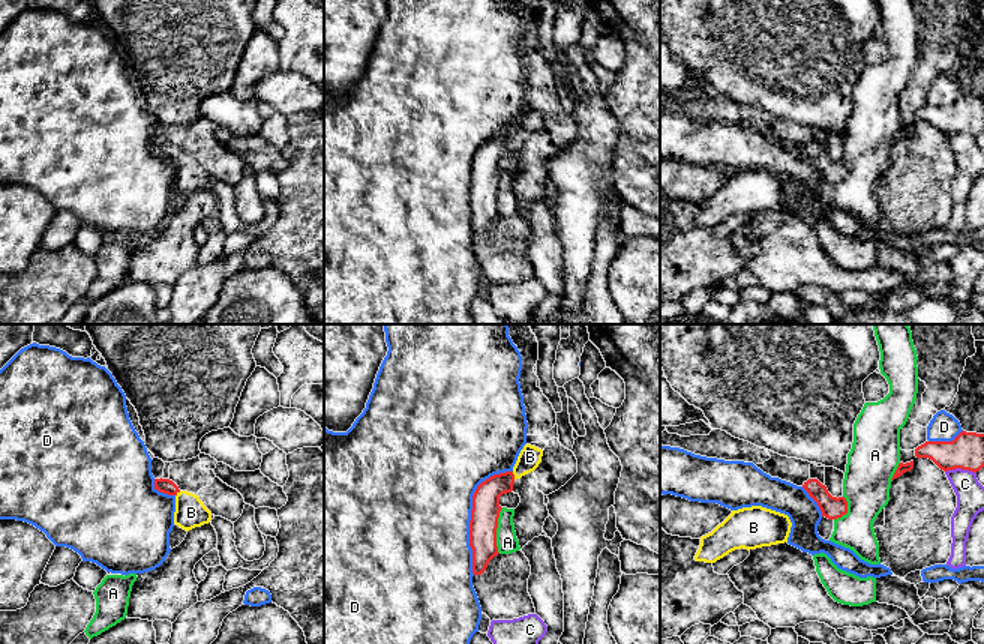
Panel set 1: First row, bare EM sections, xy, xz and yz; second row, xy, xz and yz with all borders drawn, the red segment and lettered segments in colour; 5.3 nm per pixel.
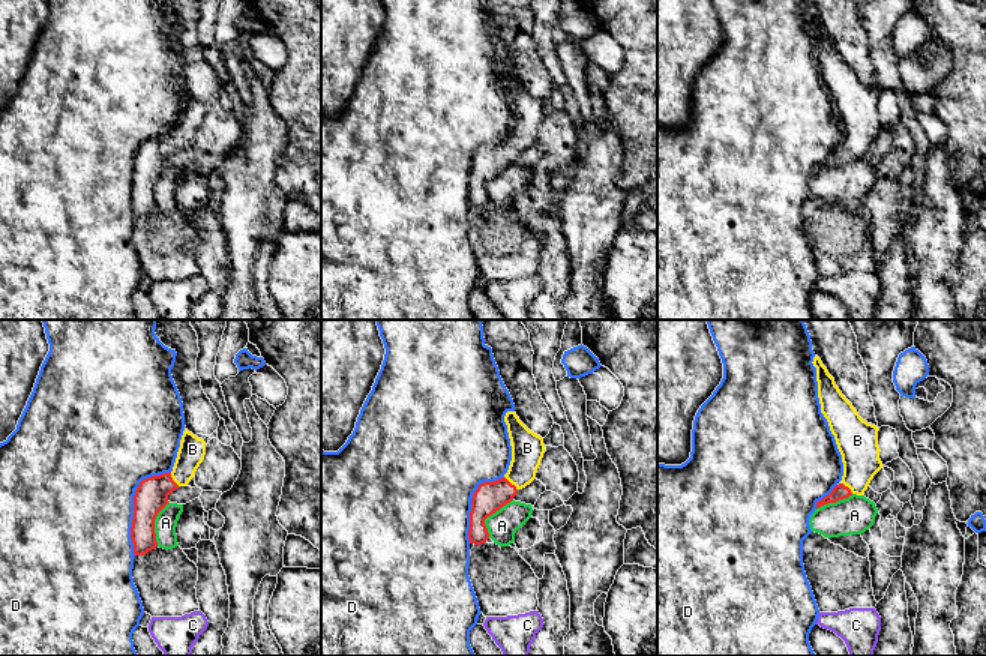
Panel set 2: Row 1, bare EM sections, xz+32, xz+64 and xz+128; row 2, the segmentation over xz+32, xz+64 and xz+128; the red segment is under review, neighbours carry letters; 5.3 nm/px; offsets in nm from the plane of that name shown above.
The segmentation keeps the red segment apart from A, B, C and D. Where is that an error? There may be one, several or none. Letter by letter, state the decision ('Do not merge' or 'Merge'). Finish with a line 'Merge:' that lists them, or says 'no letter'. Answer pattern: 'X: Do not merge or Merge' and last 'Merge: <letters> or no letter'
A: Do not merge
B: Merge
C: Do not merge
D: Do not merge
Merge: B

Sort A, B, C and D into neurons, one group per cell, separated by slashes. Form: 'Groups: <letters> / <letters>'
Groups: A / B / C / D

